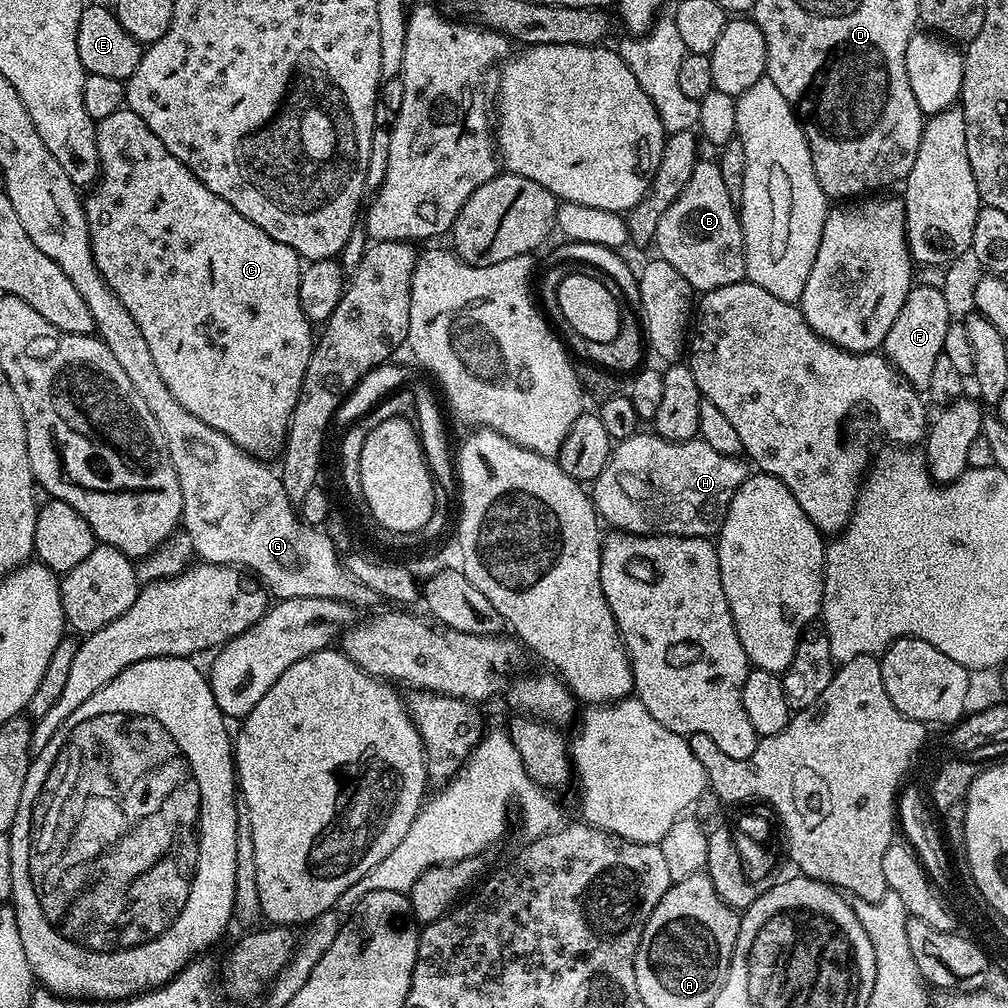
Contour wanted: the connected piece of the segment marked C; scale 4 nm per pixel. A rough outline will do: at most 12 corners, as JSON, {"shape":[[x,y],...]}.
{"shape":[[125,106],[94,262],[166,390],[272,462],[302,258]]}

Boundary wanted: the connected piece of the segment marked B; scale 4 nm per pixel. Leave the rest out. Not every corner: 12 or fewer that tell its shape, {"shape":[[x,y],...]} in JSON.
{"shape":[[715,159],[654,241],[697,293],[745,279],[744,235]]}

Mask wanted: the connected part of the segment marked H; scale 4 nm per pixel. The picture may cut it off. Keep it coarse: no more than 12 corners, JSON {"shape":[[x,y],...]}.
{"shape":[[638,430],[591,481],[597,517],[716,538],[740,456]]}

